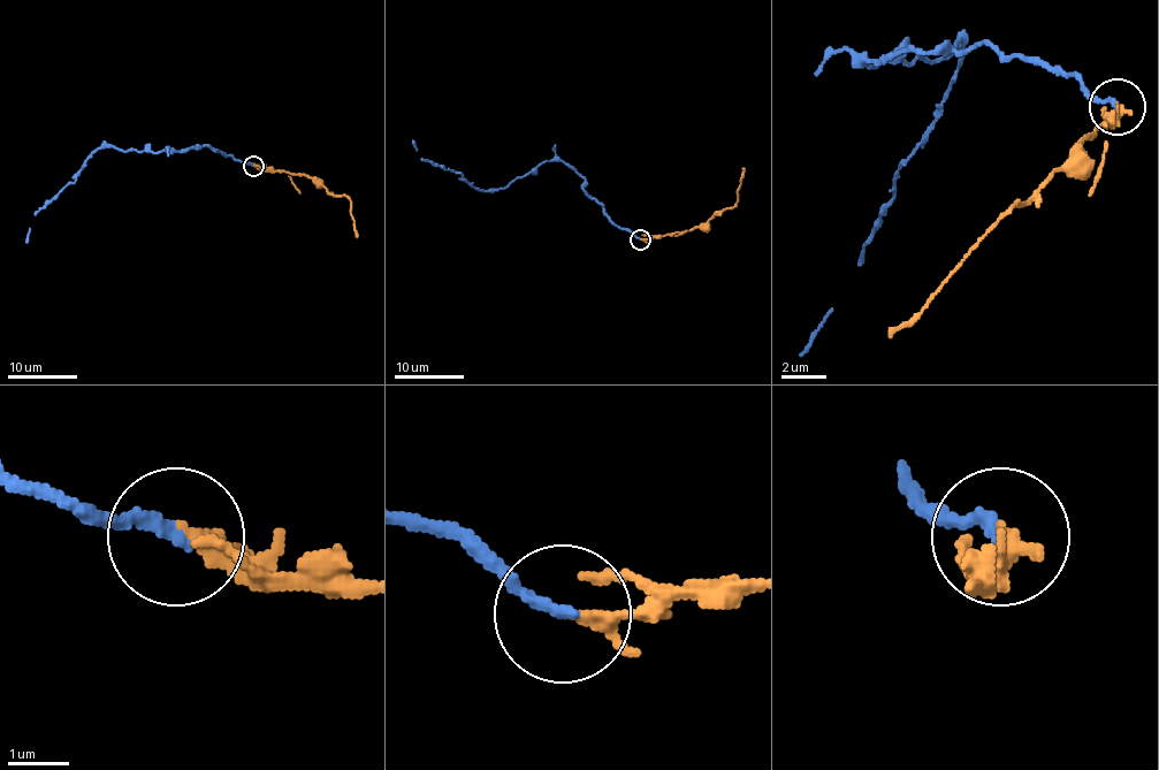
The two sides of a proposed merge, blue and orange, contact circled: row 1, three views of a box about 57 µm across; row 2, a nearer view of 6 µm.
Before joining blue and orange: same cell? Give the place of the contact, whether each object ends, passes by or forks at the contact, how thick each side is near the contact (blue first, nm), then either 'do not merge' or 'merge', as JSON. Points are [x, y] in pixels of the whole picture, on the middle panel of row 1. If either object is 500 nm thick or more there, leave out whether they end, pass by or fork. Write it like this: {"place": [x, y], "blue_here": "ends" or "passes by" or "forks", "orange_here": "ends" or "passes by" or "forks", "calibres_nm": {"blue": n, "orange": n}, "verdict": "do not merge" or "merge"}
{"place": [640, 239], "blue_here": "ends", "orange_here": "passes by", "calibres_nm": {"blue": 200, "orange": 220}, "verdict": "do not merge"}

